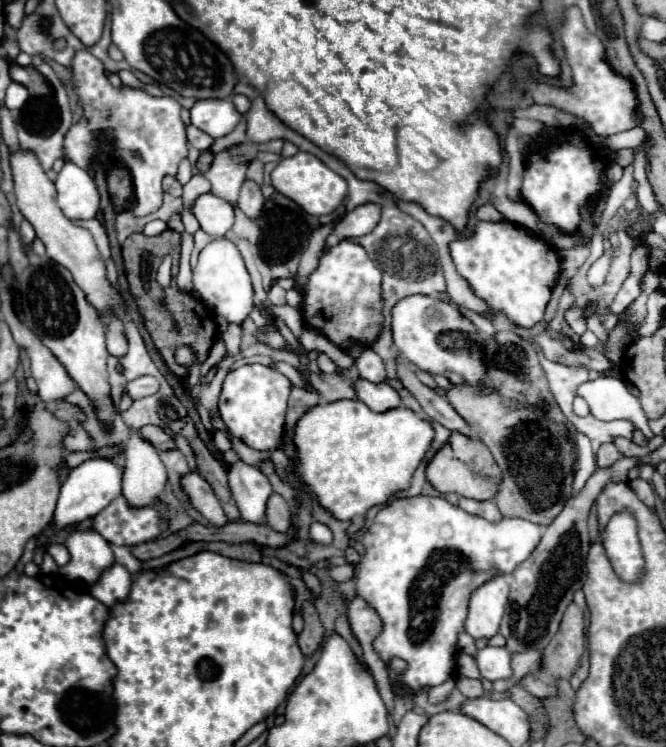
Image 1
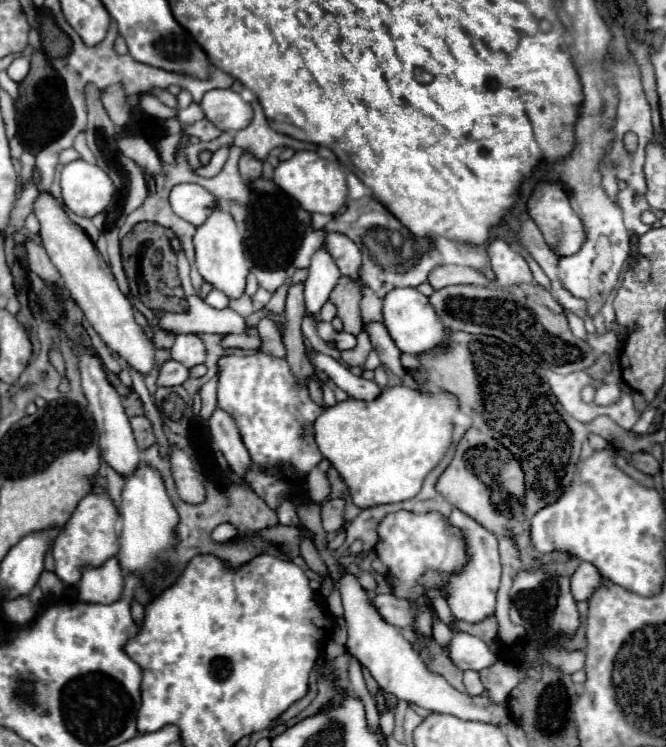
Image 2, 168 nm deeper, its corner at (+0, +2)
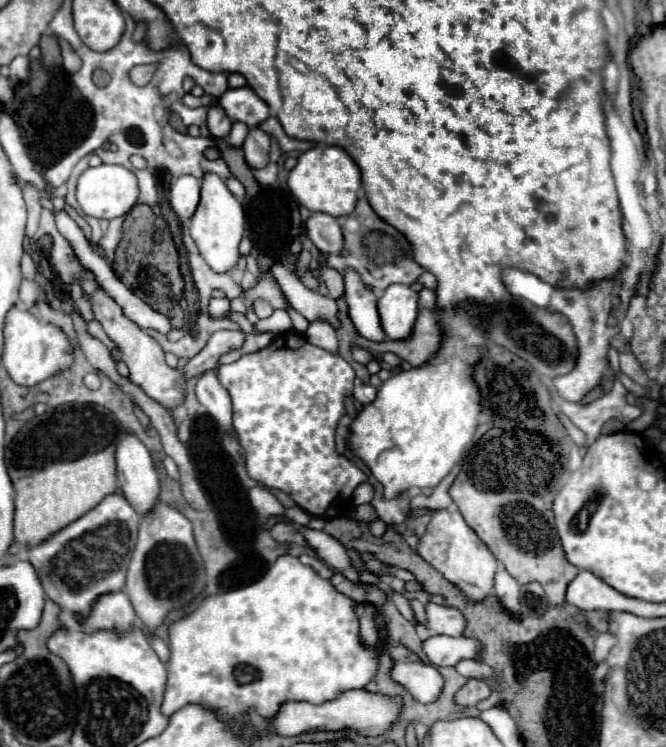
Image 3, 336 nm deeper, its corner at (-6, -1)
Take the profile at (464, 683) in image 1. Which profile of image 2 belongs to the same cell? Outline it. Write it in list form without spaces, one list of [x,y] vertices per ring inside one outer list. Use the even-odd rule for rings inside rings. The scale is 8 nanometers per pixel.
[[[464,672],[464,686],[466,686],[466,692],[472,696],[480,696],[484,692],[478,672]]]

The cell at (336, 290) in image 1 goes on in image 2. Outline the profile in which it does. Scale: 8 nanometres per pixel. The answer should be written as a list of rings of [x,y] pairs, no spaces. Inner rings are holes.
[[[336,232],[326,234],[326,244],[336,260],[336,266],[340,268],[340,274],[352,280],[360,280],[360,266],[362,266],[360,248],[350,238]]]

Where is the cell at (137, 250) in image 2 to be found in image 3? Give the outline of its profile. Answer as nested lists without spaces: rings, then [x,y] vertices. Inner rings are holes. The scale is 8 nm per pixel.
[[[136,205],[124,219],[122,239],[114,253],[112,269],[116,277],[152,309],[160,309],[170,317],[174,327],[184,327],[184,313],[178,305],[178,295],[184,289],[180,273],[180,255],[172,241],[170,227],[162,215],[154,215],[150,205]]]

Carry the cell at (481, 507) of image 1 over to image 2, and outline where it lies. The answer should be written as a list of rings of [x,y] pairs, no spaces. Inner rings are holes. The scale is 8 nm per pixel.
[[[452,510],[450,522],[458,528],[464,530],[468,550],[470,550],[470,562],[464,566],[460,574],[454,574],[448,582],[448,604],[452,614],[458,620],[476,624],[482,622],[484,618],[492,616],[496,610],[496,592],[500,584],[500,554],[498,554],[498,536],[492,534],[492,530],[480,526],[474,518],[468,518],[468,514],[460,510]]]

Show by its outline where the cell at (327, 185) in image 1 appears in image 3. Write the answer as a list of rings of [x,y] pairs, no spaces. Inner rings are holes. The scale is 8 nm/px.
[[[340,147],[308,149],[298,157],[298,165],[290,171],[288,187],[292,195],[310,211],[322,211],[334,217],[350,215],[356,205],[356,193],[360,189],[360,169]]]

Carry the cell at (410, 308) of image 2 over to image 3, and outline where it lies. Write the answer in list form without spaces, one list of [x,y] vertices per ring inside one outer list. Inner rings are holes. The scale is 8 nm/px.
[[[388,285],[376,307],[384,335],[388,339],[406,339],[418,315],[418,293],[408,285]]]

